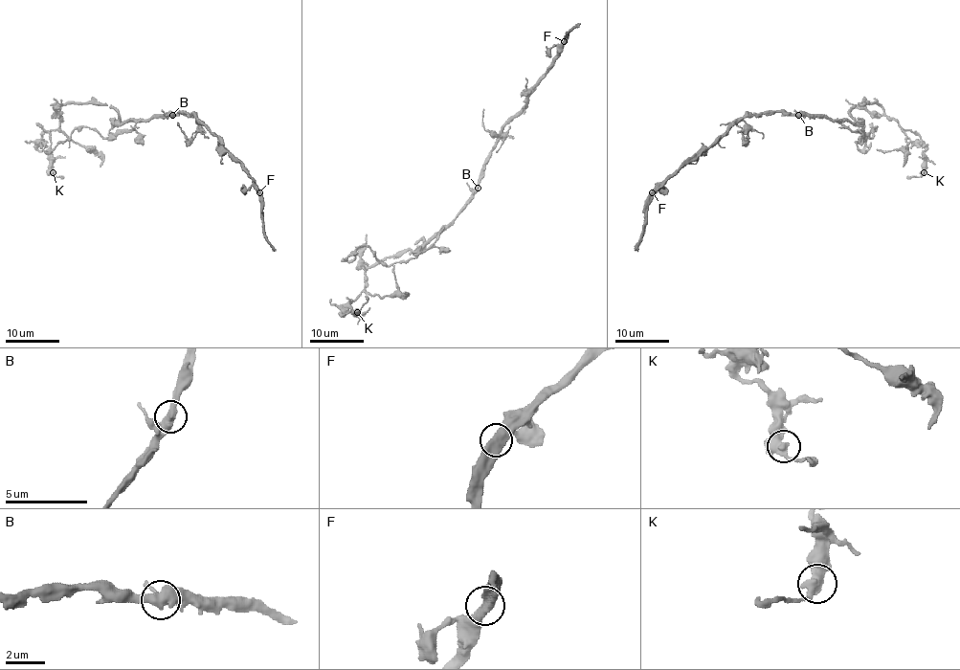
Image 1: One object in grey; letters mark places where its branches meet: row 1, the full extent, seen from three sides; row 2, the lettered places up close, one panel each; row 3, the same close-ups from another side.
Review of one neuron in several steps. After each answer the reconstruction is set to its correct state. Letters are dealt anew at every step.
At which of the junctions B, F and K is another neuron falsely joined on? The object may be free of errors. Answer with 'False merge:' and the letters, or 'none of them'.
False merge: none of them

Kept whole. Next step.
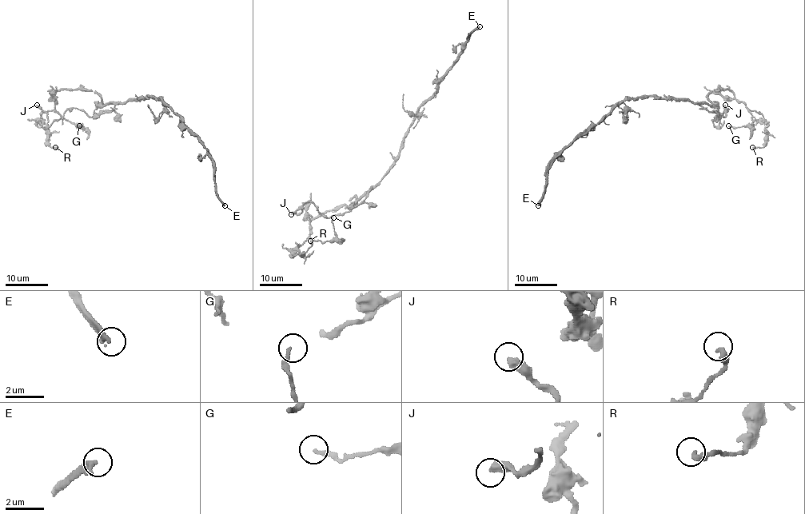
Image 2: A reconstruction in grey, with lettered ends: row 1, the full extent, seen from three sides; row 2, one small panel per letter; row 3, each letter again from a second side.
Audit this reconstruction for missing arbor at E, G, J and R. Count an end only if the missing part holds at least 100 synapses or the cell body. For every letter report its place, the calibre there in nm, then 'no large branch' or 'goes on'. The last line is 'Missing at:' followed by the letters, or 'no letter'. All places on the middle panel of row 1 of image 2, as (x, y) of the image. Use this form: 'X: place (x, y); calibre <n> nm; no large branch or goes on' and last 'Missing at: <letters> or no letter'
E: place (480, 26); calibre 320 nm; goes on
G: place (333, 217); calibre 190 nm; no large branch
J: place (291, 214); calibre 400 nm; no large branch
R: place (310, 241); calibre 340 nm; no large branch
Missing at: E

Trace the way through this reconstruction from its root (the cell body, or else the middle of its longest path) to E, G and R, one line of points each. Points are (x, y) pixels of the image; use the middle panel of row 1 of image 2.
E: (394, 161), (416, 111), (435, 93), (438, 80), (461, 52), (469, 35), (480, 26)
G: (394, 161), (359, 199), (352, 197), (313, 217), (310, 237), (330, 241), (334, 237), (333, 217)
R: (394, 161), (359, 199), (352, 197), (313, 217), (310, 235), (292, 256), (303, 254), (310, 241)

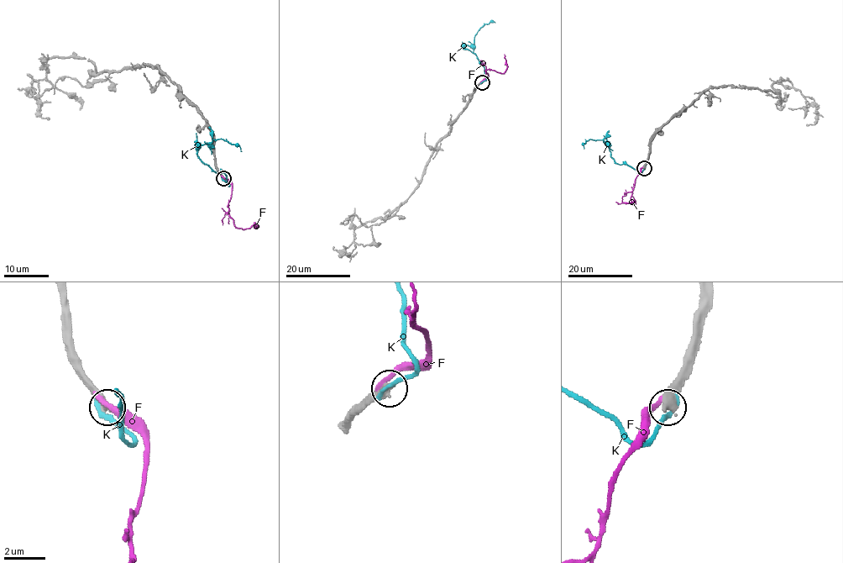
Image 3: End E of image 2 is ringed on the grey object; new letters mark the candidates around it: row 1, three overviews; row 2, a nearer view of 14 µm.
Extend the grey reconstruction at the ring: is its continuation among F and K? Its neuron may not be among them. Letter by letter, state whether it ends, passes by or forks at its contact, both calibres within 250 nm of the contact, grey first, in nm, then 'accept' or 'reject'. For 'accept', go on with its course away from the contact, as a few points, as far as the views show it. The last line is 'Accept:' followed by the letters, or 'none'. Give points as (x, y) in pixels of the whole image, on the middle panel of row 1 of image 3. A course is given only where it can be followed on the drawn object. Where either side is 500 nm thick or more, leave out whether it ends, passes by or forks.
F: it ends there; 480 nm thick on the grey side, 260 nm on the other; reject
K: it ends there; 440 nm thick on the grey side, 220 nm on the other; reject
Accept: none

